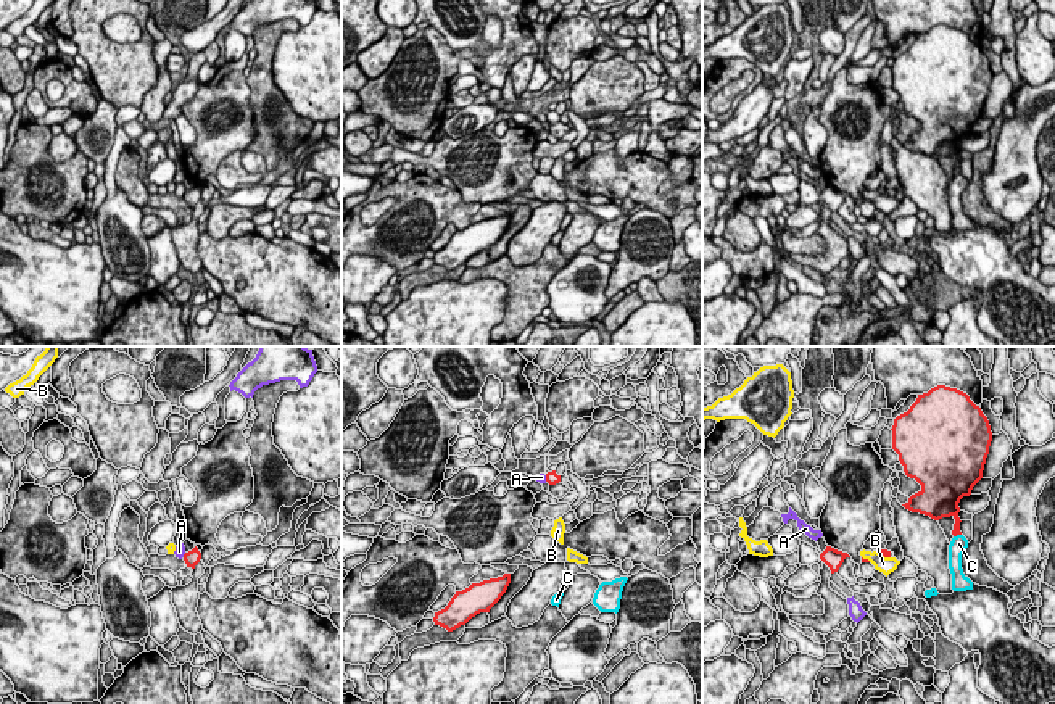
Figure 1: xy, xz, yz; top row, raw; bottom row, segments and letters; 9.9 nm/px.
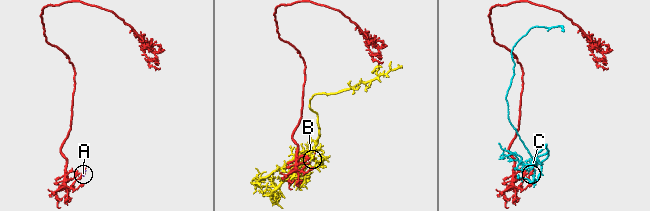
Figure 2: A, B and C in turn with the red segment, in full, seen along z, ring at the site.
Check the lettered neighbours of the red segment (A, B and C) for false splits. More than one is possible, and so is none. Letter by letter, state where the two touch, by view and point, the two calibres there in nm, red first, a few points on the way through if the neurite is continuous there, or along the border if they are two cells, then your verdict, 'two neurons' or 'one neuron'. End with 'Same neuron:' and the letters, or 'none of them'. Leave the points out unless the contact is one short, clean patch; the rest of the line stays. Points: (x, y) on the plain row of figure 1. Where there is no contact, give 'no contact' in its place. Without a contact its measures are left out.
A: meets red in xz at (546, 118); 130 nm thick on the red side, 90 nm on the other; border along xz (545, 115), (546, 120); two neurons
B: meets red in yz at (883, 194); 70 nm thick on the red side, 160 nm on the other; border along yz (877, 190), (889, 197); two neurons
C: meets red in yz at (957, 173); 130 nm thick on the red side, 170 nm on the other; two neurons
Same neuron: none of them

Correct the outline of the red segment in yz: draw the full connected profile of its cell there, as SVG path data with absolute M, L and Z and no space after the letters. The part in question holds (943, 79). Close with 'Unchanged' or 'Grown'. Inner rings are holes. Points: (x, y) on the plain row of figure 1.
M937 24L918 34L891 69L905 114L921 124L902 145L934 159L952 155L952 174L962 174L958 142L983 118L992 81L981 47L966 32Z. Unchanged

